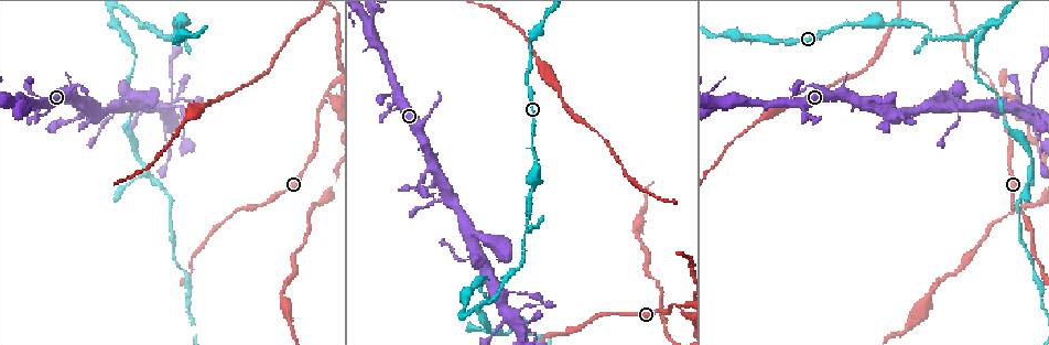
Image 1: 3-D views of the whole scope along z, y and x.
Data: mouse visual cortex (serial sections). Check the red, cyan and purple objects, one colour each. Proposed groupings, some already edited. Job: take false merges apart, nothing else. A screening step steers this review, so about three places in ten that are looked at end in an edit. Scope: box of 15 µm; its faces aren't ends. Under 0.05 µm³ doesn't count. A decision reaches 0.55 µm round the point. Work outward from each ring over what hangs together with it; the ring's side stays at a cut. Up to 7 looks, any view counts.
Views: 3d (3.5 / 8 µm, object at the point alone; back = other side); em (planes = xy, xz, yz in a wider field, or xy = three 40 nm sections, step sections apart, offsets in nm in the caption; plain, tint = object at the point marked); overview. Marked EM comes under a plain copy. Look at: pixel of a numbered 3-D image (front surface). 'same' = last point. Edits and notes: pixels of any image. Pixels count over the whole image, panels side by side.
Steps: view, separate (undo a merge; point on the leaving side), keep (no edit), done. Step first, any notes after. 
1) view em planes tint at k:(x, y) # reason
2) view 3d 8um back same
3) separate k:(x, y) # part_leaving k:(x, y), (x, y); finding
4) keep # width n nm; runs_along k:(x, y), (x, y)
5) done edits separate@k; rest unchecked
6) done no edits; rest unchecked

view 3d 8um at 1:(528, 231) # thin neck

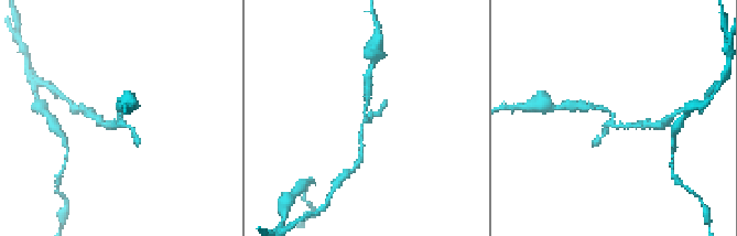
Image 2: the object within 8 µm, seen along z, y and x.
view em xy step 3 tint at 2:(367, 119)

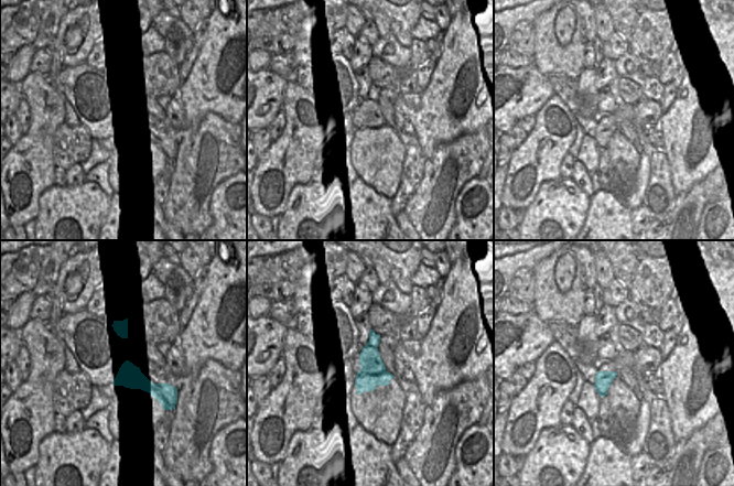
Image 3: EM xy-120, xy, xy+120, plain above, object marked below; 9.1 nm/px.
separate 2:(640, 124) # part_leaving 2:(611, 120), (614, 126), (651, 125); two cells meet here

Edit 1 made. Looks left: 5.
view em planes tint at 1:(1004, 95)

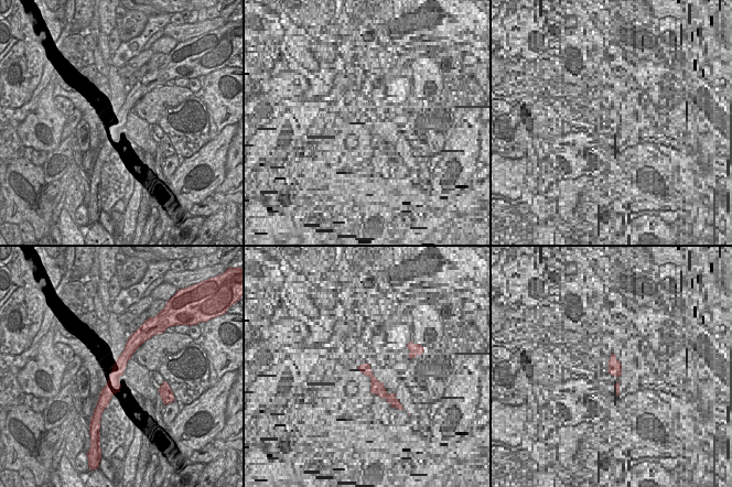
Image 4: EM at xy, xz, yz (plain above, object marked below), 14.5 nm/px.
view 3d 3.5um same

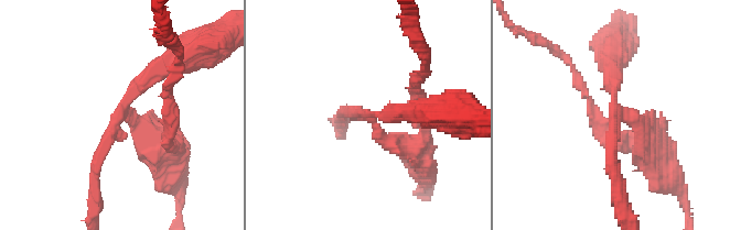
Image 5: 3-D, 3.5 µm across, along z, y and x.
separate 5:(406, 140) # width 190 nm; part_leaving 5:(128, 116), (169, 139); a second cell is stuck on

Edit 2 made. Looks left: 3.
view 3d 3.5um at 1:(882, 102) # abrupt turn

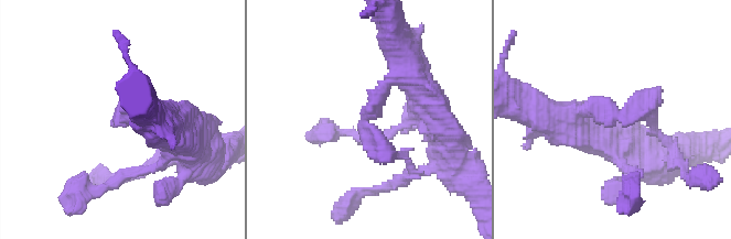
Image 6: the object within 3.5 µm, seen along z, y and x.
view em xy step 2 tint at 6:(114, 118) # now the EM

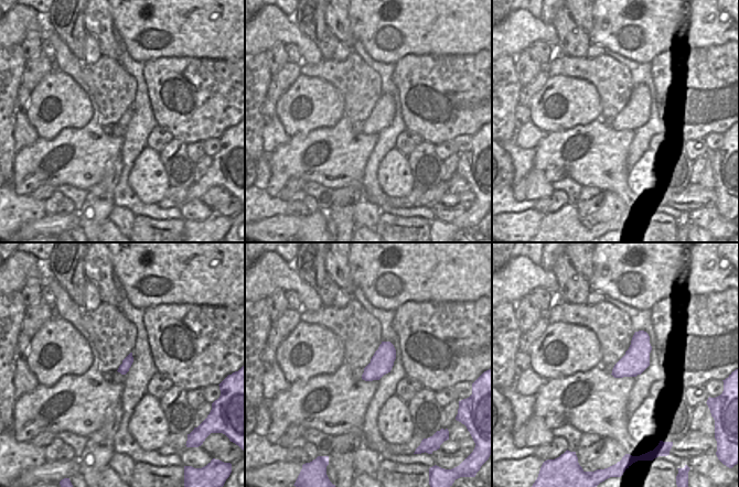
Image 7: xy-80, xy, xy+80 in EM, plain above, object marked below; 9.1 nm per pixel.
separate 6:(653, 101) # part_leaving 6:(611, 118), (656, 115); two cells meet here

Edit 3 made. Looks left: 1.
done edits separate@2, separate@5, separate@6; rest unchecked

